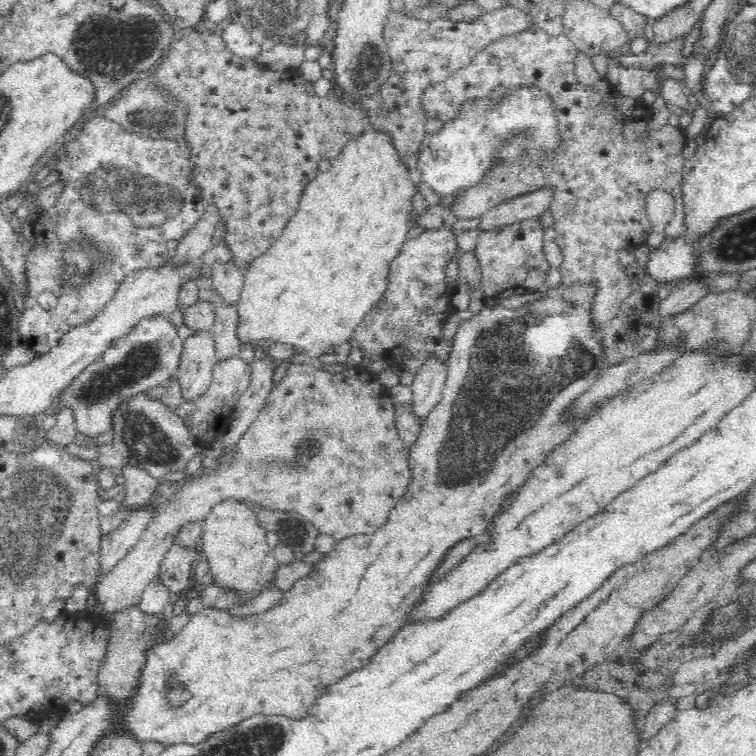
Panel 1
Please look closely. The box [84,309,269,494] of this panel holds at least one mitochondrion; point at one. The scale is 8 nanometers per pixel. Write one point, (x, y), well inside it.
(140, 433)

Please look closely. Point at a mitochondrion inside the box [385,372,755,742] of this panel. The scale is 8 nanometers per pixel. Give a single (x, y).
(720, 625)

